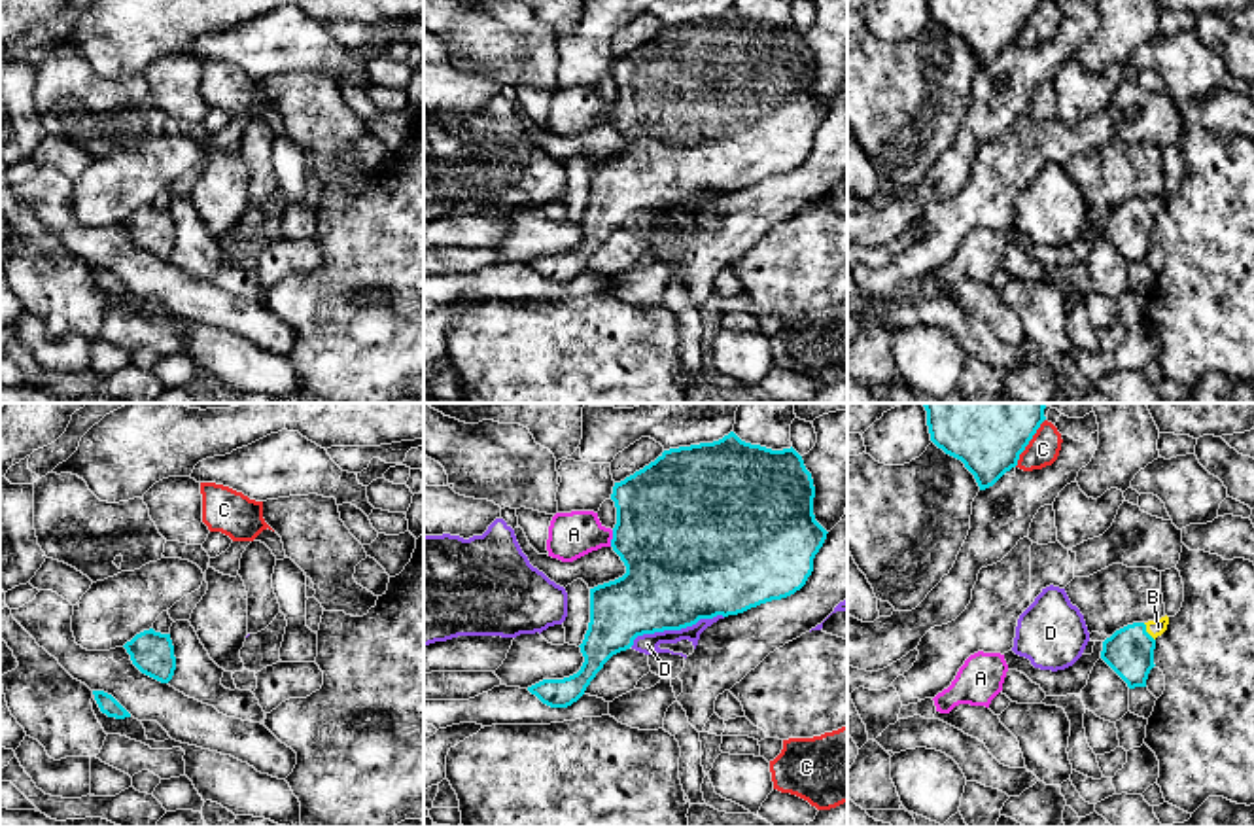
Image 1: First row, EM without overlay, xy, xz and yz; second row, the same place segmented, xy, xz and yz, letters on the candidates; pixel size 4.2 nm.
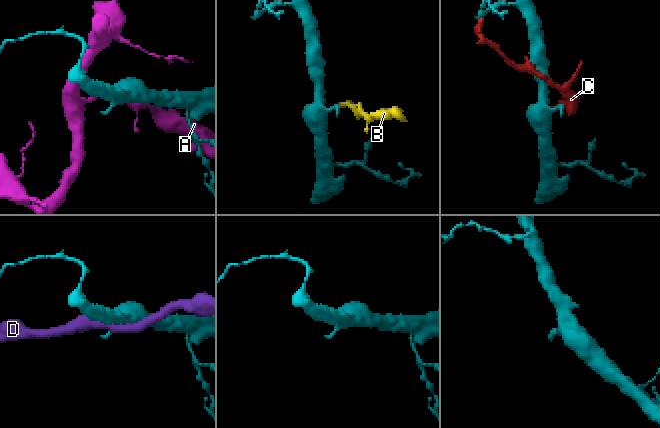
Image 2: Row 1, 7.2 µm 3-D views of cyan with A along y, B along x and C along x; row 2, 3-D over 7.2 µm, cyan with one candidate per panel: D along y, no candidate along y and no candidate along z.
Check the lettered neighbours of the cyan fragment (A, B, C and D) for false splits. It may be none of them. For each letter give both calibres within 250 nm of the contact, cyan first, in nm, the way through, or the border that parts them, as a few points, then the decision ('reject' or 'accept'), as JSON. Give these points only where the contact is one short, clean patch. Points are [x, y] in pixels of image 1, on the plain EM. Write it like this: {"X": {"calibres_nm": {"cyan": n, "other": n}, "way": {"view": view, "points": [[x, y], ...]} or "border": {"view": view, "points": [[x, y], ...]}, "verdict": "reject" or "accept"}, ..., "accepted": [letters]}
{"A": {"calibres_nm": {"cyan": 480, "other": 190}, "verdict": "reject"}, "B": {"calibres_nm": {"cyan": 200, "other": 70}, "way": {"view": "yz", "points": [[1130, 228], [1147, 209], [1158, 203]]}, "verdict": "accept"}, "C": {"calibres_nm": {"cyan": 240, "other": 140}, "verdict": "reject"}, "D": {"calibres_nm": {"cyan": 460, "other": 90}, "verdict": "reject"}, "accepted": ["B"]}

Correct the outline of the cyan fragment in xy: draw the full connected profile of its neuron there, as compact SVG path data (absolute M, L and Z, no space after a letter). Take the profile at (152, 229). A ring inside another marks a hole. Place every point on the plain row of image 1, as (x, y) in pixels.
M153 204L136 210L123 221L132 240L146 252L168 259L176 246L176 233L170 210Z

